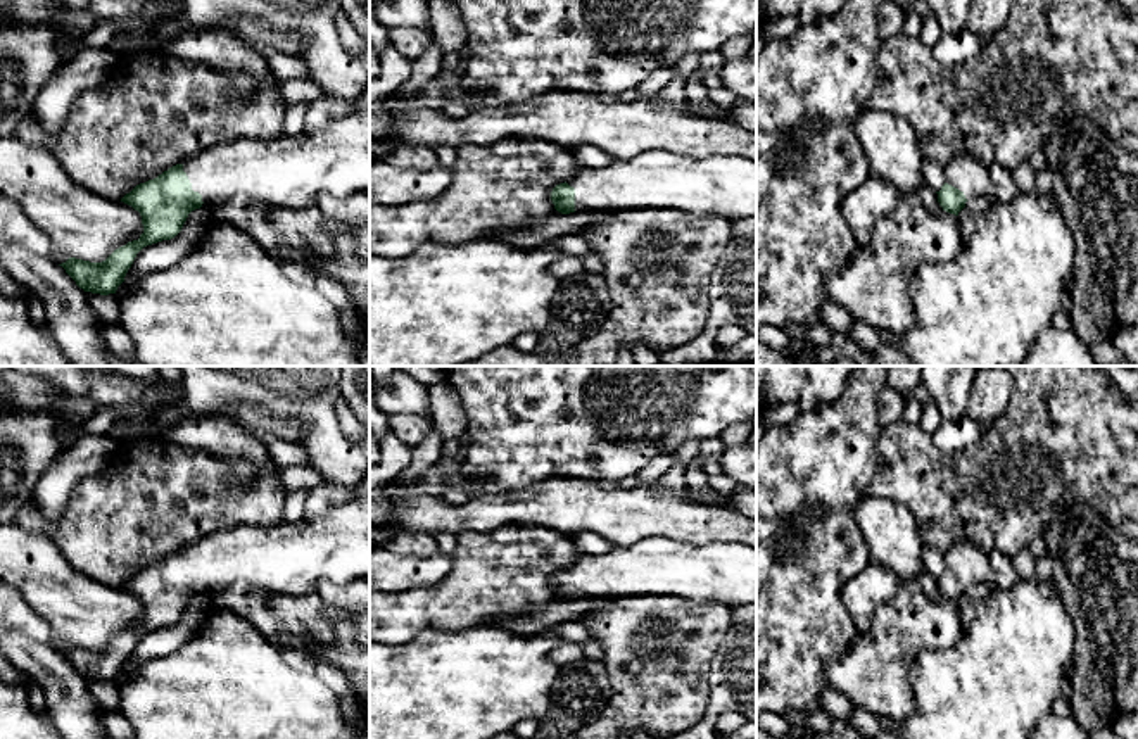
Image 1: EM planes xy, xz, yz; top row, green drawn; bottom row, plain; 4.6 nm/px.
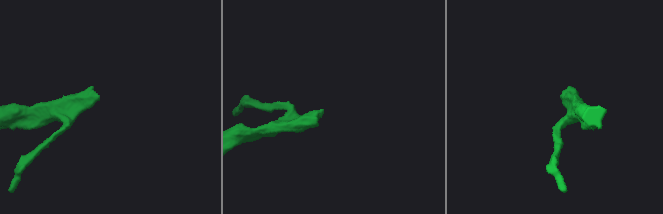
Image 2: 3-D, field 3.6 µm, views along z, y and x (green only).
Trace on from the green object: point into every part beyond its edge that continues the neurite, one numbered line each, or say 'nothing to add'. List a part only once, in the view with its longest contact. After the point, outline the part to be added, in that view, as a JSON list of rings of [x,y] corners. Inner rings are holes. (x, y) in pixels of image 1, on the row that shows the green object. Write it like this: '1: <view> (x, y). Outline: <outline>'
1: xy (334, 159). Outline: [[[352,112],[294,138],[243,138],[183,162],[204,204],[249,197],[262,205],[304,207],[319,195],[370,193],[370,114]]]

